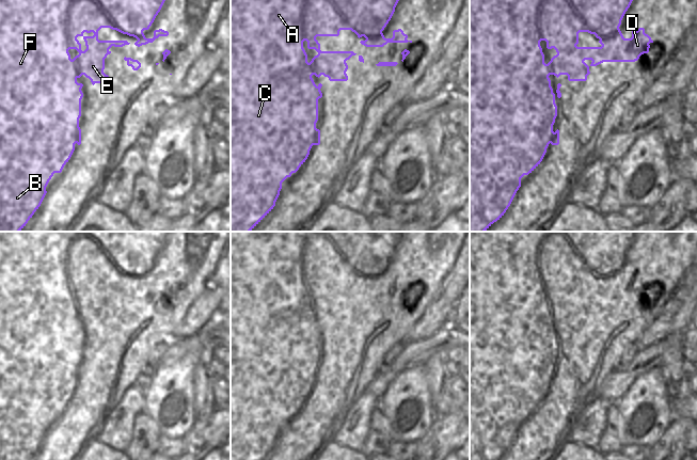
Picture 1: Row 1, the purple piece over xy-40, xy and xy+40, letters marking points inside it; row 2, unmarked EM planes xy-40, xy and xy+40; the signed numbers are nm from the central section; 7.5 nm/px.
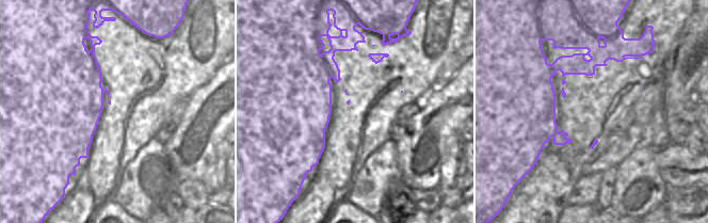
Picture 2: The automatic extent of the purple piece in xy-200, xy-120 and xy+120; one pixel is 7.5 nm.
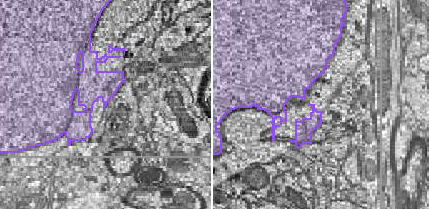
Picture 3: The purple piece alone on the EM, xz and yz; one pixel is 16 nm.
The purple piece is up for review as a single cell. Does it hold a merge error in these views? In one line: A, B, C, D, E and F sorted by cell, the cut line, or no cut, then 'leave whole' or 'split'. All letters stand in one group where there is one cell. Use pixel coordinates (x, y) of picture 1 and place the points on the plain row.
A B C D E F | no cut | leave whole

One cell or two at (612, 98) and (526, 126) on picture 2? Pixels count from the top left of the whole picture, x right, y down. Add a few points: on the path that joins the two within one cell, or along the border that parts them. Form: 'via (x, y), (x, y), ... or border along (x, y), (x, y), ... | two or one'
via (591, 98), (553, 98), (547, 105) | one

